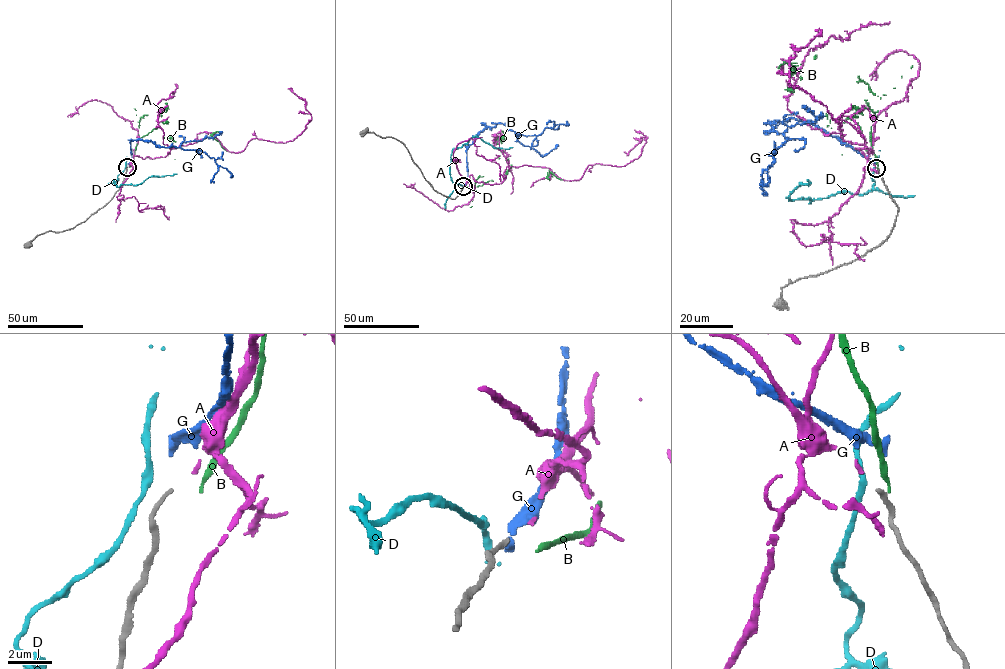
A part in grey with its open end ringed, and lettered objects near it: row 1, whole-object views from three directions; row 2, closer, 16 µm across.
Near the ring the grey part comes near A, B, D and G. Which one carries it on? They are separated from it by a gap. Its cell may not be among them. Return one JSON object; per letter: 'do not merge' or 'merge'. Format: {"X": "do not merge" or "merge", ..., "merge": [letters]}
{"A": "merge", "B": "do not merge", "D": "do not merge", "G": "do not merge", "merge": ["A"]}

